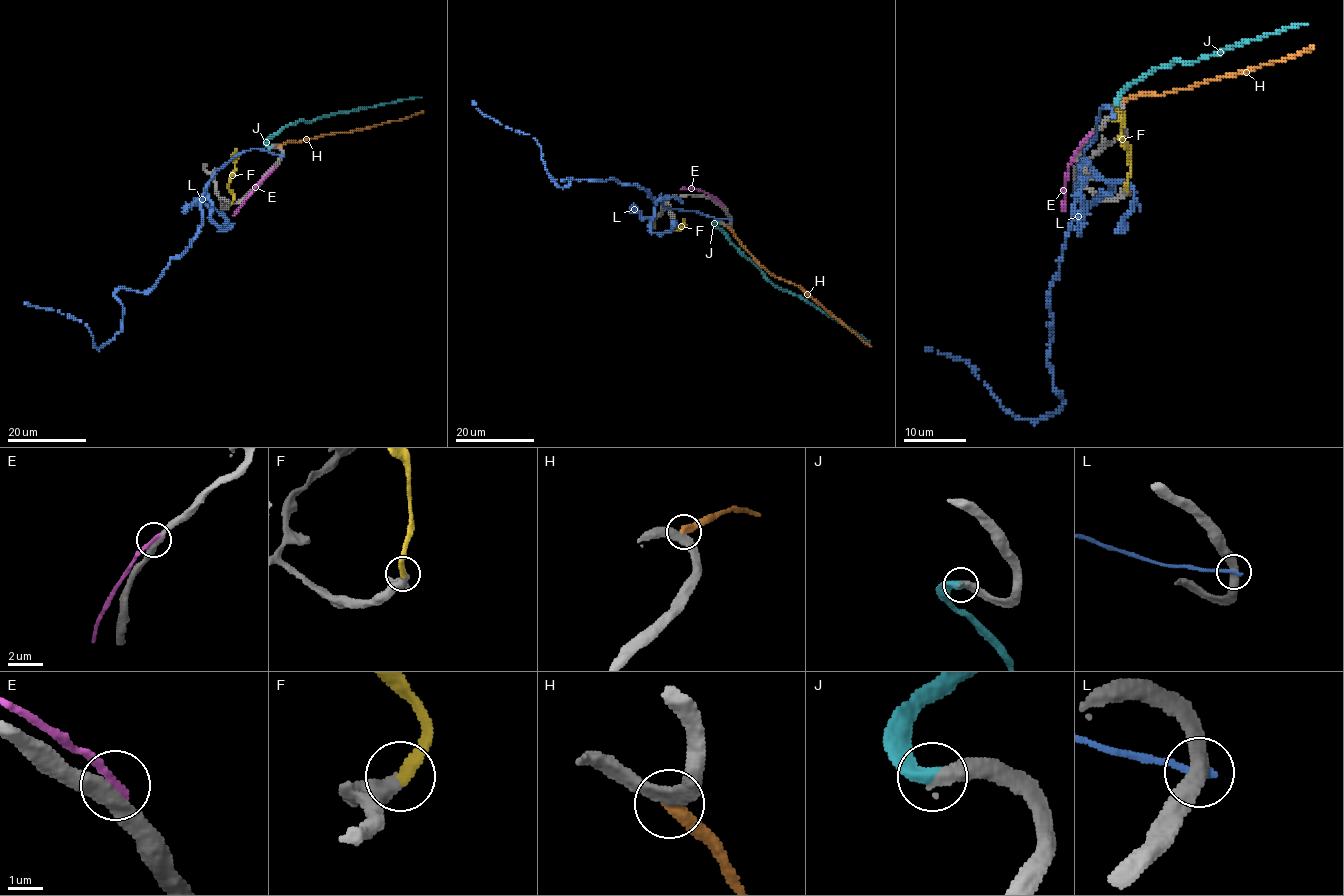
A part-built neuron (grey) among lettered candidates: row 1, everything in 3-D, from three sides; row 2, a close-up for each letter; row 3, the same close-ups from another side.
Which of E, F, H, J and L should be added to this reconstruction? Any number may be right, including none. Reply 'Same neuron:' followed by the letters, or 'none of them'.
Same neuron: F, J

